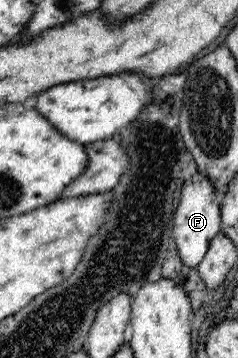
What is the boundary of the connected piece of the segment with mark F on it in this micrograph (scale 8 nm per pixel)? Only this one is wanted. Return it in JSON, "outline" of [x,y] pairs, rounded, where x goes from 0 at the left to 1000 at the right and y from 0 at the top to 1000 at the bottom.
{"outline":[[[840,480],[815,483],[761,531],[756,570],[744,573],[731,598],[731,676],[769,743],[828,754],[853,732],[891,668],[924,648],[929,626],[924,550],[903,539],[866,489]]]}

